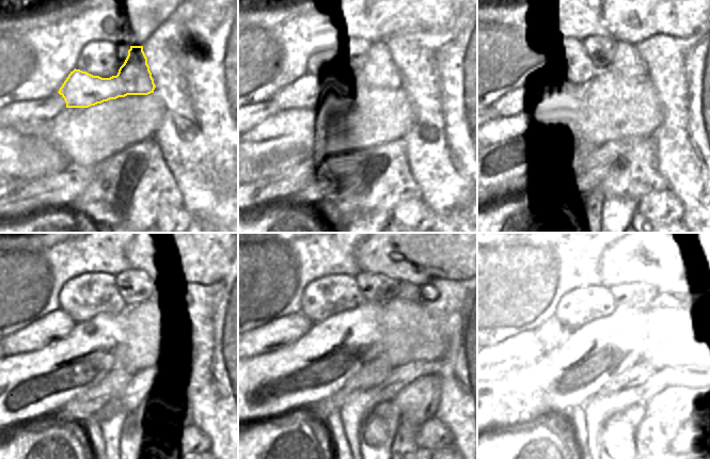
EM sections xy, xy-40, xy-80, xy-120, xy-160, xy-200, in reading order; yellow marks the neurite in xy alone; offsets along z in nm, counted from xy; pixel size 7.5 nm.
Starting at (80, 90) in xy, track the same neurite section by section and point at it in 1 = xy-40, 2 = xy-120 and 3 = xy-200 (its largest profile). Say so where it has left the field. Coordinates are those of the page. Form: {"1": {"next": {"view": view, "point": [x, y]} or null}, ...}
{"1": {"next": {"view": "xy-40", "point": [311, 90]}}, "2": {"next": {"view": "xy-120", "point": [58, 325]}}, "3": {"next": {"view": "xy-200", "point": [503, 343]}}}

